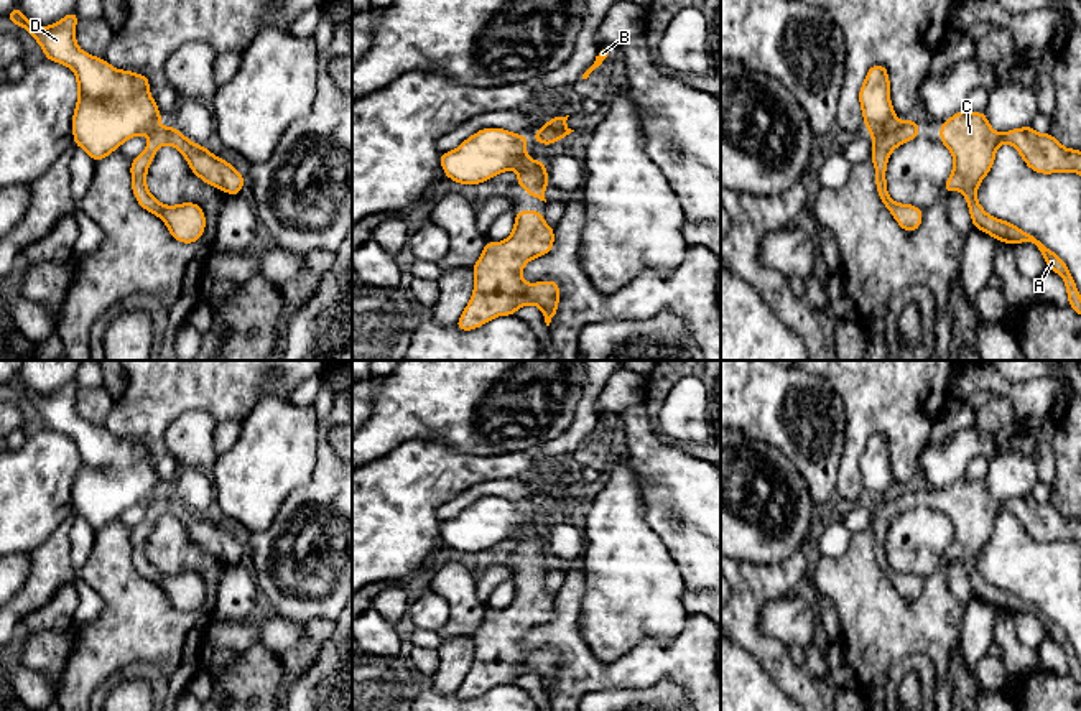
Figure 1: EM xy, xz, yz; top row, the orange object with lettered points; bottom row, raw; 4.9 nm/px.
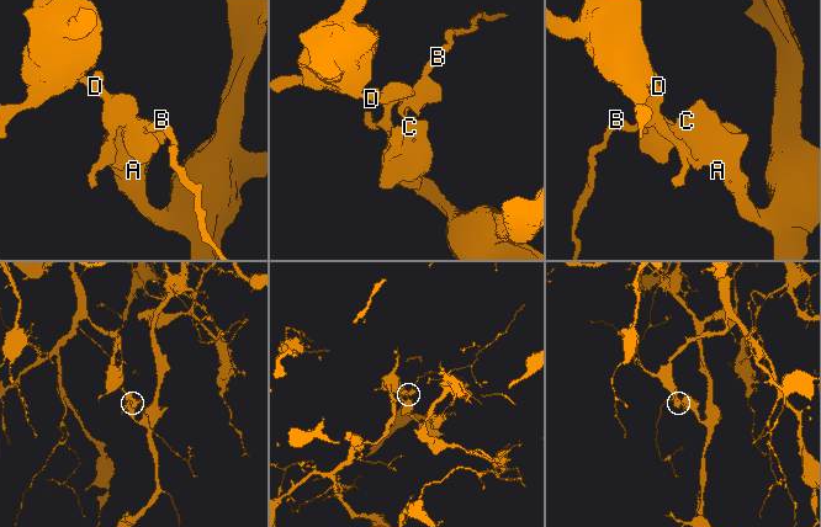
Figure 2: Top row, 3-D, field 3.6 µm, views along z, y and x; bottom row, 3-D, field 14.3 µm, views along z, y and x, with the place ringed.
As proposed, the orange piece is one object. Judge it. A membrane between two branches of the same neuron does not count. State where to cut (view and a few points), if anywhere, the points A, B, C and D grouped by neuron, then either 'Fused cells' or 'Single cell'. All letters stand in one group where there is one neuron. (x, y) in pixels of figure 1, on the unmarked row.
Split along yz (899, 491), (886, 499), (871, 502). Groups: A B C / D. Fused cells

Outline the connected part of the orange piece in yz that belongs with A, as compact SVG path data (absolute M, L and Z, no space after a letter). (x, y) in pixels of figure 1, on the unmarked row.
M961 477L939 494L939 510L953 523L953 540L944 551L944 561L959 558L967 571L974 597L1009 614L1032 611L1043 624L1046 635L1058 642L1066 655L1068 673L1081 685L1081 663L1065 629L1051 620L1038 606L1027 602L1009 589L997 588L977 571L977 556L989 543L997 517L1007 510L1035 541L1079 541L1081 520L1065 517L1051 502L1037 502L1032 494L995 500L986 481Z

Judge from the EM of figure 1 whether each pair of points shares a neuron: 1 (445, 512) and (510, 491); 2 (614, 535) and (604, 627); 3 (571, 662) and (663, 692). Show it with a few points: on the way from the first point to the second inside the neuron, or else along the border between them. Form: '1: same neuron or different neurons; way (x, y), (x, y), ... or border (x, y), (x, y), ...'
1: same neuron; way (461, 501), (477, 491), (494, 489)
2: same neuron; way (614, 558), (614, 604)
3: different neurons; border (612, 688), (673, 680), (688, 693)

